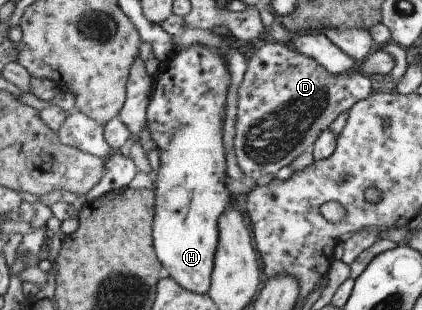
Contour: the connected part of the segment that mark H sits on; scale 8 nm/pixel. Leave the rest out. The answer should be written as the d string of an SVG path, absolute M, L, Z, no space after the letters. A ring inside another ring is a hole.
M194 44L187 48L179 47L175 50L173 56L169 60L165 60L164 64L159 64L152 79L152 90L148 98L146 106L146 124L150 137L157 148L159 166L153 173L153 188L154 188L154 216L152 220L152 246L159 264L167 270L168 276L175 280L175 284L179 284L183 290L193 292L193 294L206 294L209 288L210 274L213 268L213 258L218 239L218 224L217 219L221 216L221 212L232 203L233 196L226 188L224 178L227 177L225 158L223 158L223 143L222 143L222 128L223 108L225 108L225 98L230 84L230 74L227 68L228 64L223 62L223 58L217 54L215 48Z

